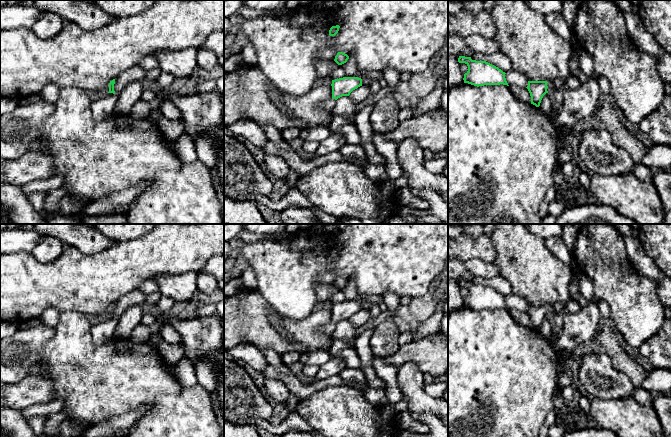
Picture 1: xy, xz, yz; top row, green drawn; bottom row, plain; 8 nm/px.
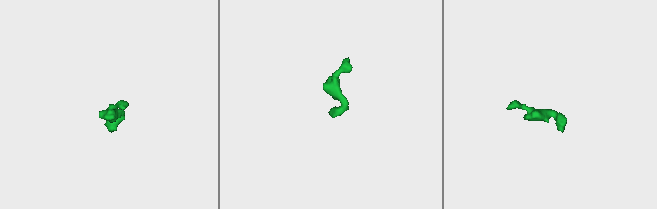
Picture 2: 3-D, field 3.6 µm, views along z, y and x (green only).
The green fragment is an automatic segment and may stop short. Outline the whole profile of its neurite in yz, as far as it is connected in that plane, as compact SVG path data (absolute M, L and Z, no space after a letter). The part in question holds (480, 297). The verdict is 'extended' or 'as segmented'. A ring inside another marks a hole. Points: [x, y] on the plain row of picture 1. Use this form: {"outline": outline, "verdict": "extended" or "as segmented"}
{"outline": "M459 280L459 287L465 287L468 295L464 298L464 307L474 310L484 309L508 309L505 296L498 291L486 286L472 284L471 281Z", "verdict": "as segmented"}

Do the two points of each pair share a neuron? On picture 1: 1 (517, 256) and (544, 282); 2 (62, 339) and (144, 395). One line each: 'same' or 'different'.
1: same
2: same

